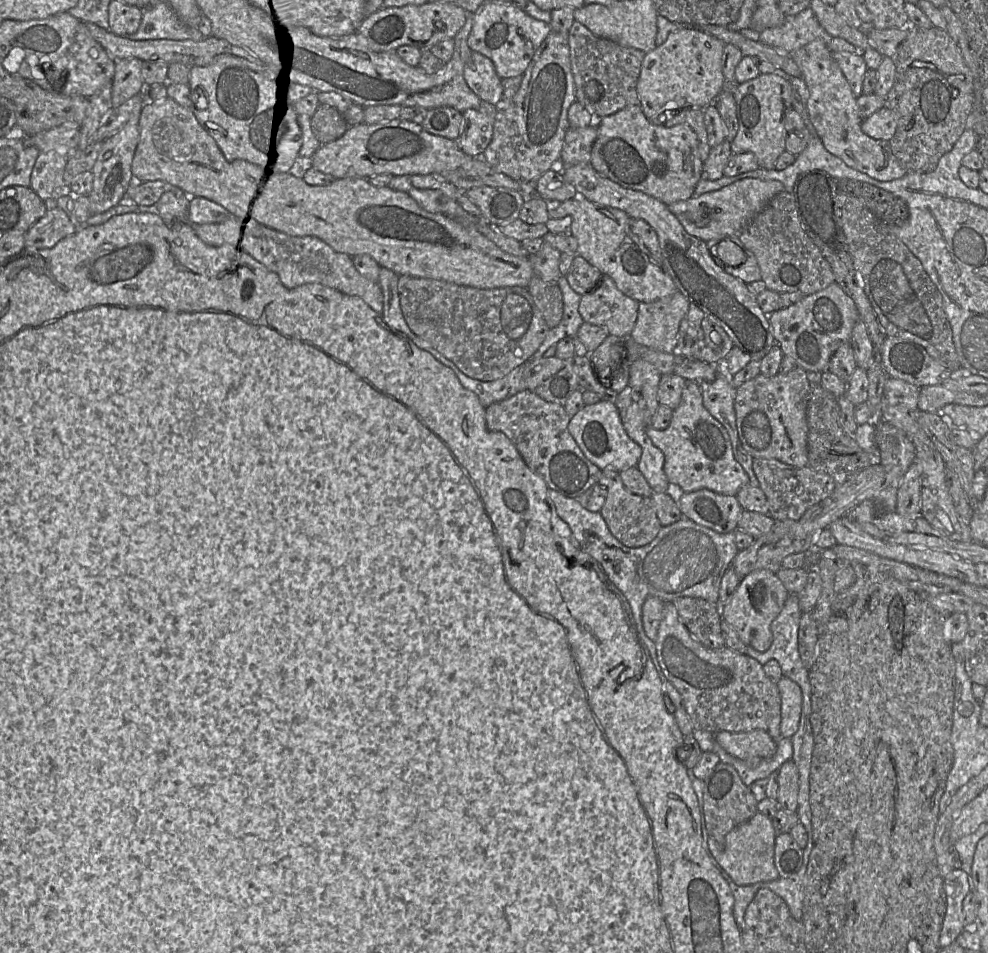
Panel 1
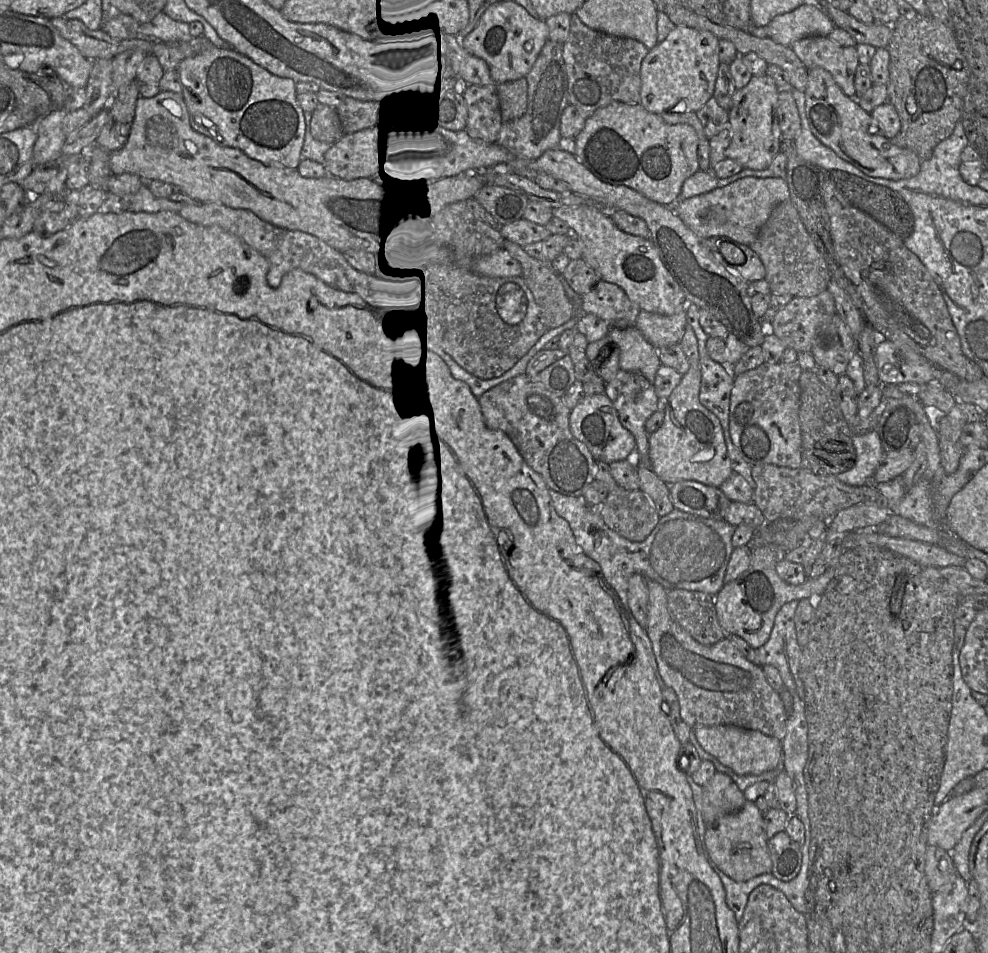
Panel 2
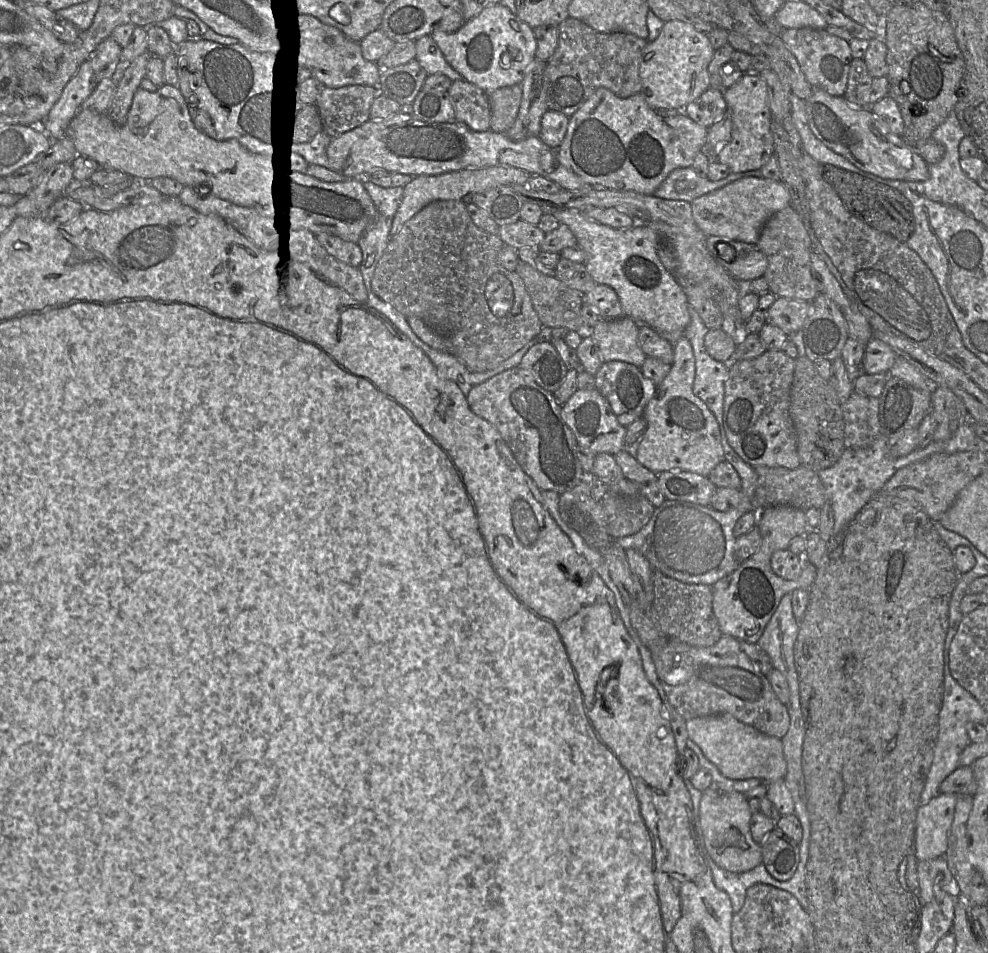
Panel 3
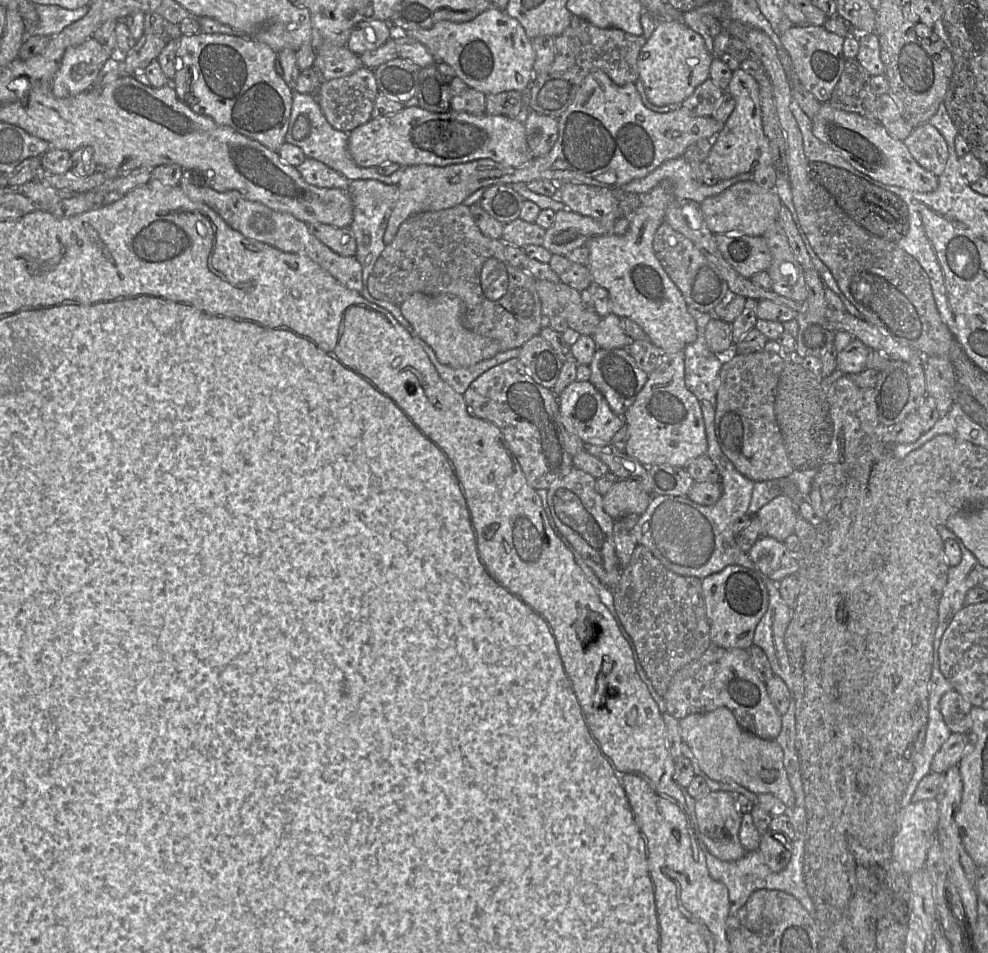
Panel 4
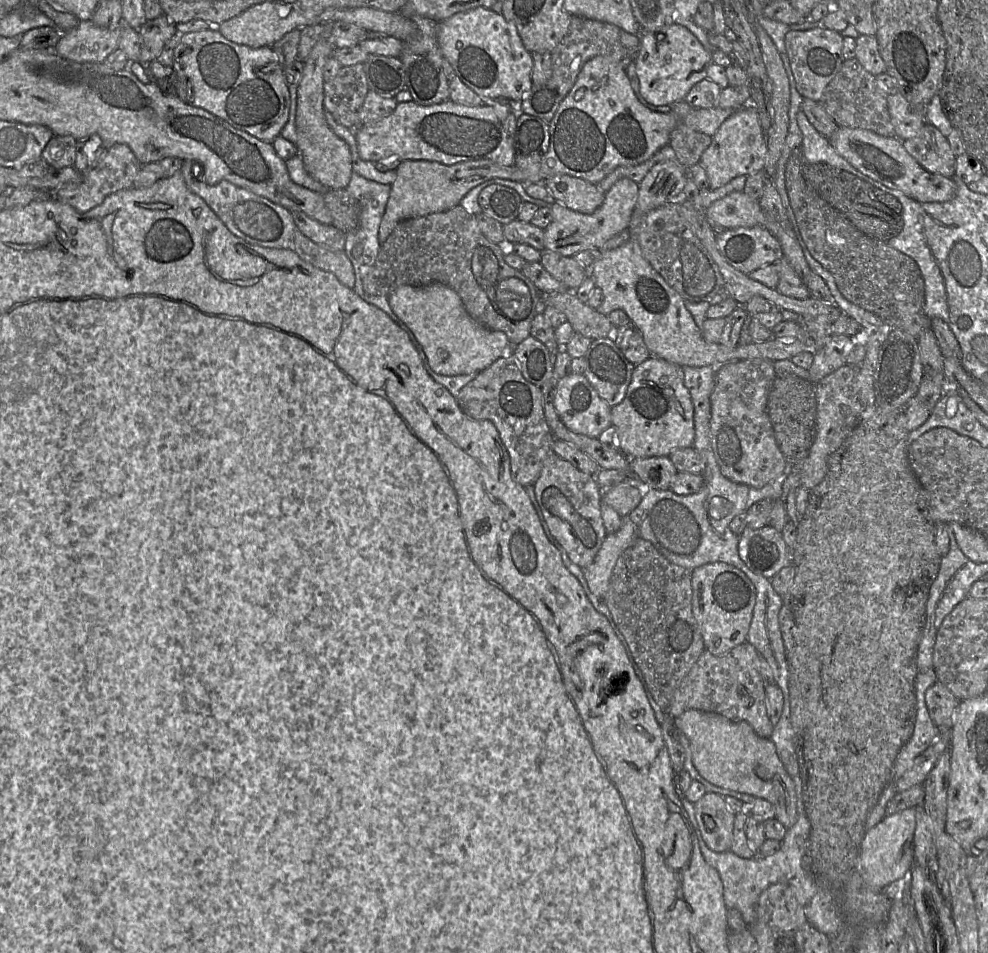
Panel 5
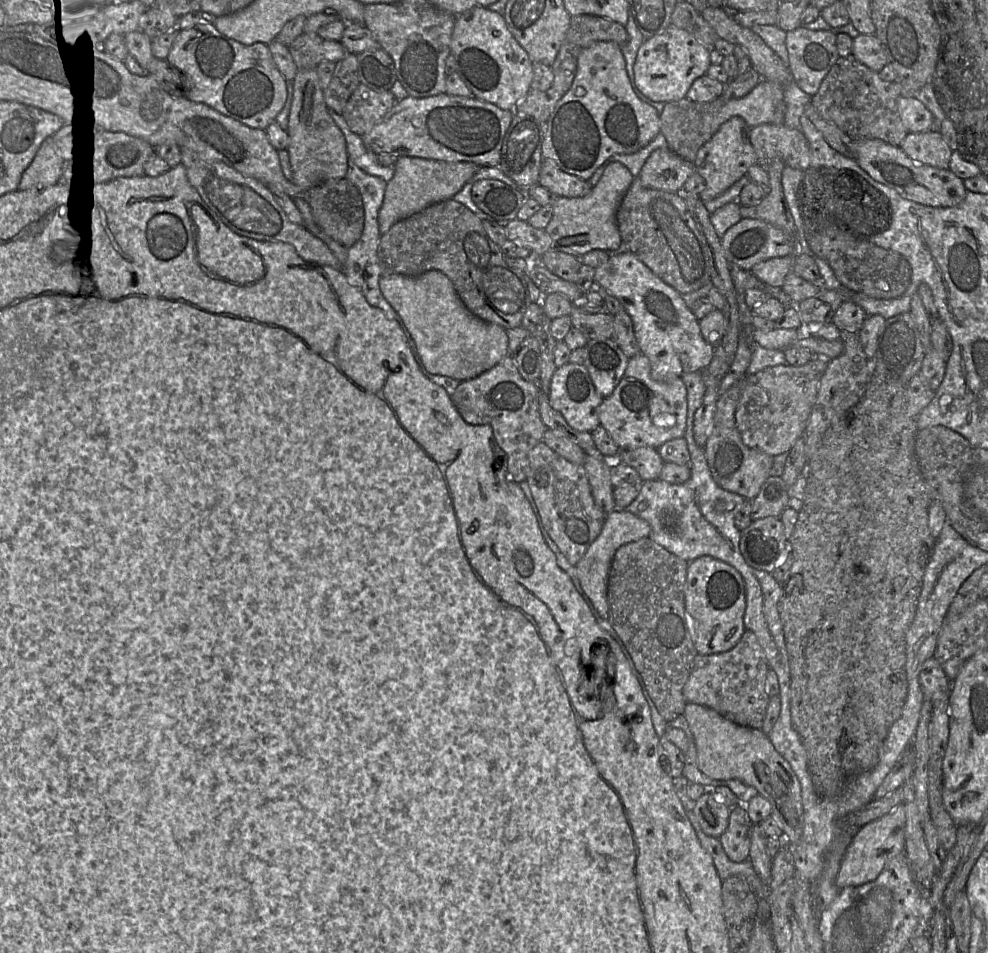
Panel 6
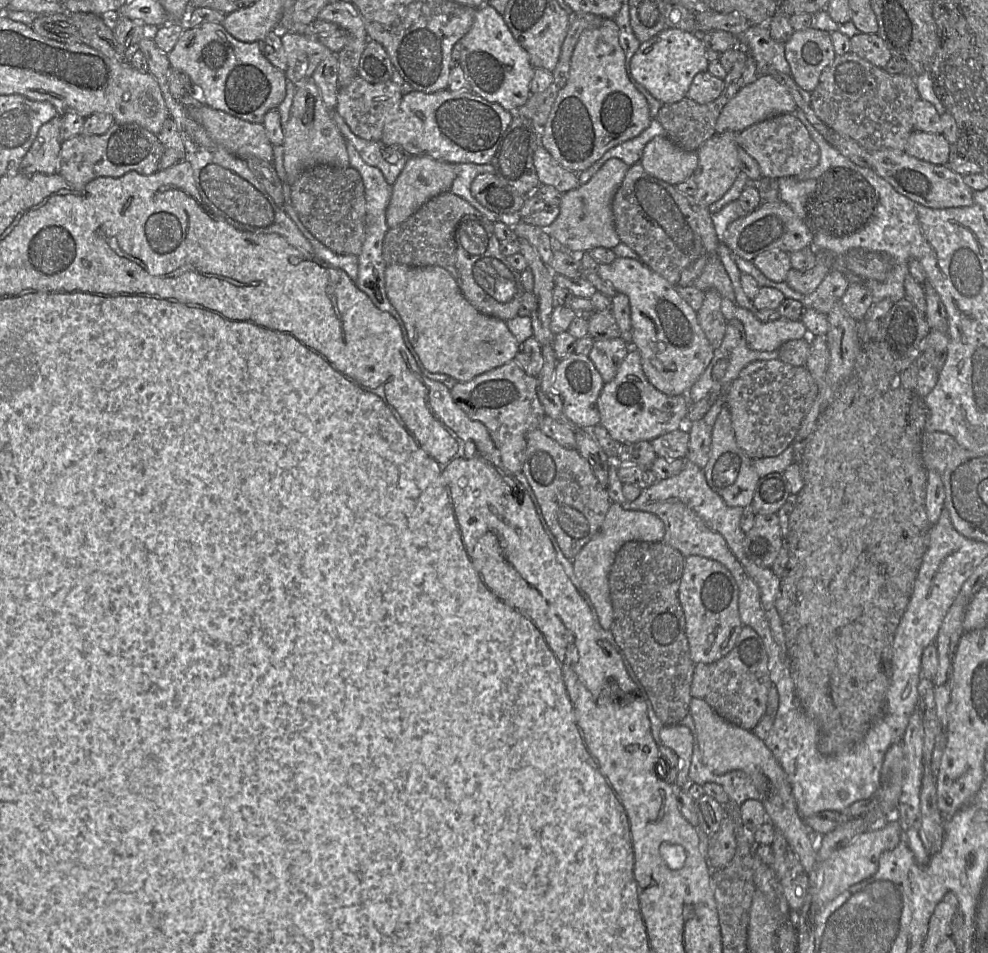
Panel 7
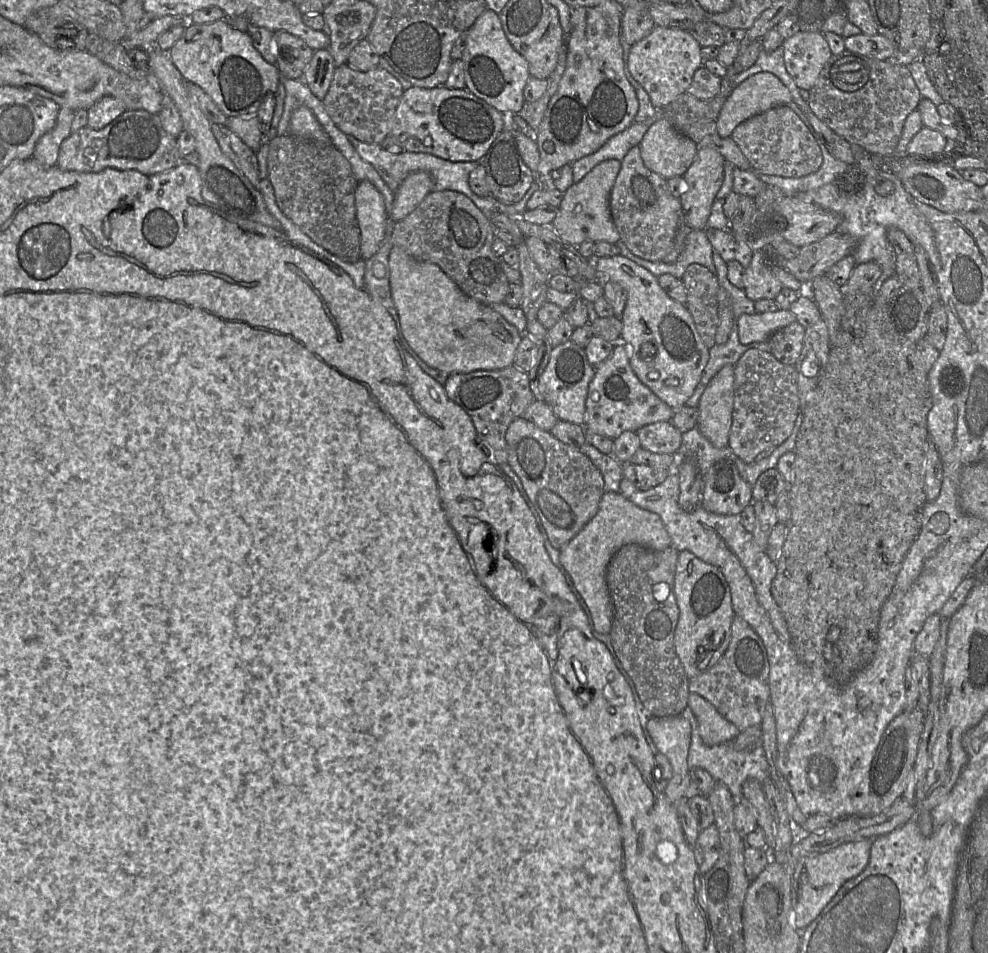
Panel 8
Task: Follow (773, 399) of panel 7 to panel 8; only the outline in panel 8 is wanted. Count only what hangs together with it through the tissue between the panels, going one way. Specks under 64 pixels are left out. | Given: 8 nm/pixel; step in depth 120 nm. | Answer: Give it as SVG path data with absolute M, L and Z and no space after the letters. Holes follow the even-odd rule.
M748 349L734 367L734 399L732 423L727 447L745 463L767 458L790 435L799 412L798 374L794 365L783 364L770 352Z

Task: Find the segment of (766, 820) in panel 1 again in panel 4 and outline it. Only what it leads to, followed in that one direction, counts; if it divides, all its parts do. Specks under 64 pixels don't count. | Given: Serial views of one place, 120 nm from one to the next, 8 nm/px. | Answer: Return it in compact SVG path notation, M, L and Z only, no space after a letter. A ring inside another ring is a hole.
M710 791L706 796L695 799L696 826L700 839L709 853L722 861L737 861L746 854L739 840L739 829L743 814L737 809L735 798L735 795L730 792Z

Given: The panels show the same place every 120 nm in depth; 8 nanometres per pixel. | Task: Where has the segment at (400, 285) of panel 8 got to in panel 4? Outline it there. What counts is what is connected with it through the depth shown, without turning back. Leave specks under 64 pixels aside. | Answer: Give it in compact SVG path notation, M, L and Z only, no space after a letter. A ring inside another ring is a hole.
M416 292L402 302L399 308L417 336L433 350L437 360L445 366L472 366L494 357L501 351L498 341L472 332L464 326L464 303L456 296Z

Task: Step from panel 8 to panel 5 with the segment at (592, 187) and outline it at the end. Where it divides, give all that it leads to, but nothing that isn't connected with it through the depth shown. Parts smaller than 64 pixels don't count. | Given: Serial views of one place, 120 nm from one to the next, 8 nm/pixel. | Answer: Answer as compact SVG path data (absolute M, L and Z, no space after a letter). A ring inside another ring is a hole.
M621 178L605 193L602 205L592 214L571 210L556 200L550 205L552 221L544 229L544 249L565 257L588 249L601 250L616 234L627 229L638 201L639 185L631 179Z

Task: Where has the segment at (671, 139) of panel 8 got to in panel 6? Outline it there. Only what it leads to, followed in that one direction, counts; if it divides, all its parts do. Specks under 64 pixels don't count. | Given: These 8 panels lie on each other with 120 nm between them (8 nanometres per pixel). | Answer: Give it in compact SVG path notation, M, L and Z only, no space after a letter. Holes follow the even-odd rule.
M659 148L647 158L639 179L647 188L681 192L685 182L695 171L694 163L681 158L669 148Z

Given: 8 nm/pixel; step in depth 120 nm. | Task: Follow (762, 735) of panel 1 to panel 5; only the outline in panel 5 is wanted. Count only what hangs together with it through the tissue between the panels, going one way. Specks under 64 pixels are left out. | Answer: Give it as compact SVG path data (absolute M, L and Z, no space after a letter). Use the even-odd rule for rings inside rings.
M691 709L674 721L676 728L689 740L694 766L704 779L715 786L769 801L775 808L775 818L787 829L796 823L795 784L770 738L758 736L747 722L732 721L714 712Z

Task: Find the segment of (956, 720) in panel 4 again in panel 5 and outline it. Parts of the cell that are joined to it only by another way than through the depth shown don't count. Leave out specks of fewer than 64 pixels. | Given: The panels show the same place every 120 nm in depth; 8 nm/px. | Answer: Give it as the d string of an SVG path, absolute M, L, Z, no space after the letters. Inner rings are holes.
M940 681L926 690L926 705L931 719L941 731L950 731L959 700Z

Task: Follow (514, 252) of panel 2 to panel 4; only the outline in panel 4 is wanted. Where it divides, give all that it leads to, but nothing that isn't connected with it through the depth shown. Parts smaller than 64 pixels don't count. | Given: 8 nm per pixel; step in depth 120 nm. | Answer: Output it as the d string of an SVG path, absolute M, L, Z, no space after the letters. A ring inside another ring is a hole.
M536 280L536 291L541 301L544 319L558 316L566 320L568 328L580 335L593 335L601 317L594 310L588 310L583 306L578 290L562 282Z

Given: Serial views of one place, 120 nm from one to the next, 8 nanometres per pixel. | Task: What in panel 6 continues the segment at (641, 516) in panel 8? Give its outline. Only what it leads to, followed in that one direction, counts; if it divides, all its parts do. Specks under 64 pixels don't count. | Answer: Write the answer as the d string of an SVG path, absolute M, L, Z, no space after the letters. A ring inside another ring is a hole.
M616 508L606 515L600 535L594 540L583 557L575 565L584 594L590 599L603 619L609 618L609 576L611 563L617 549L624 544L649 537L650 532L651 527L648 522L625 509Z

